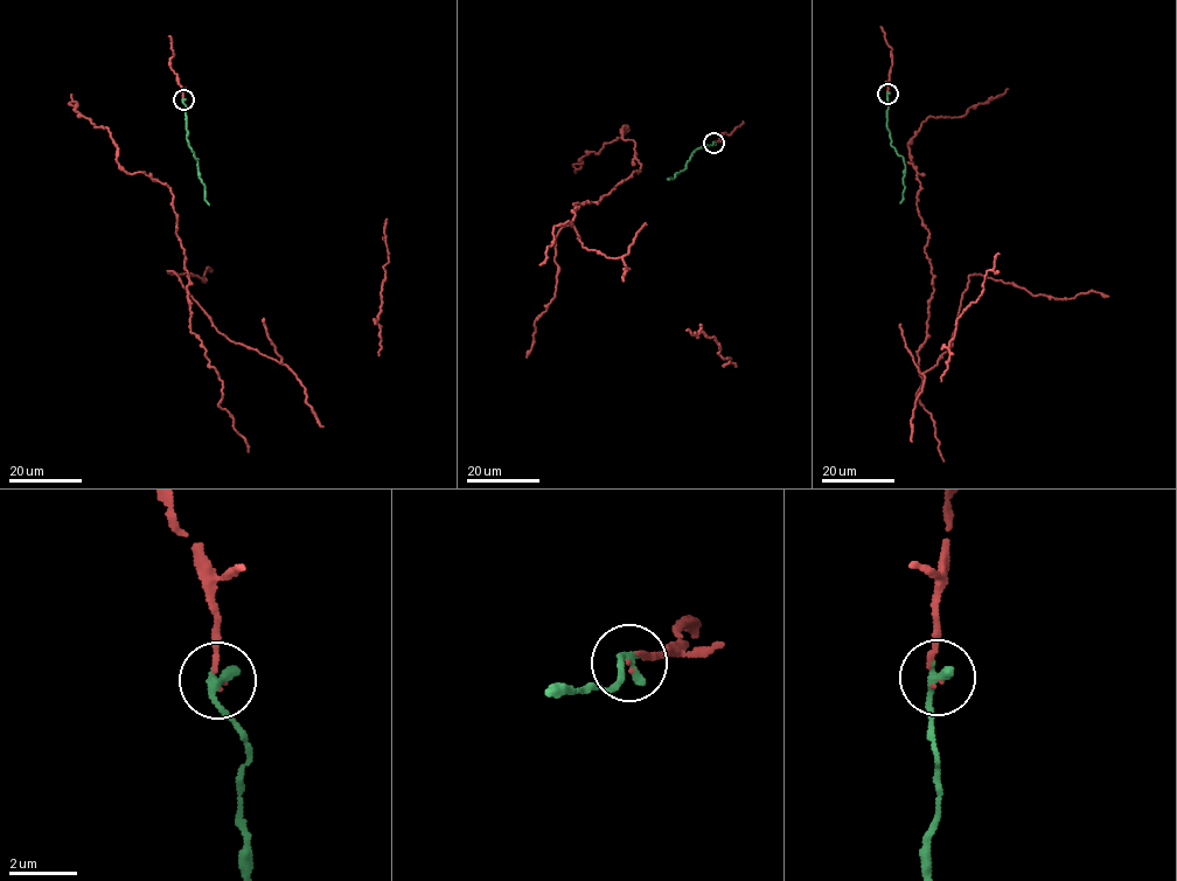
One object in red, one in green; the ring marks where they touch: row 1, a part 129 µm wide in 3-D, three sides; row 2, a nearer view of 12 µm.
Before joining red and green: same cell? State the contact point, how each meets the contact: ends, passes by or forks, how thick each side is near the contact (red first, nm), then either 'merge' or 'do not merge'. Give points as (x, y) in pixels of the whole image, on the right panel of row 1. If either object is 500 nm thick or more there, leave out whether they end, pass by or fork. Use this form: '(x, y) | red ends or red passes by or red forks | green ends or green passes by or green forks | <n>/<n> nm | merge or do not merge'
(888, 94) | red ends | green ends | 100/320 nm | merge

